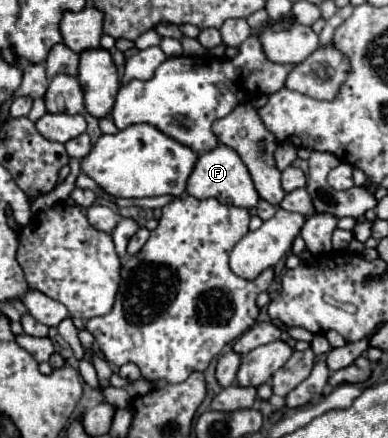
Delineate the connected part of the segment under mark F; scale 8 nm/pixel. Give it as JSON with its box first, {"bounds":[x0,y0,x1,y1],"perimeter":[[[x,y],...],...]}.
{"bounds":[187,144,259,208],"perimeter":[[[217,144],[213,150],[199,154],[195,168],[187,180],[187,194],[195,196],[199,200],[217,198],[223,204],[233,204],[239,208],[253,208],[259,202],[259,194],[253,186],[253,180],[249,176],[247,166],[239,158],[239,154],[225,144]]]}

